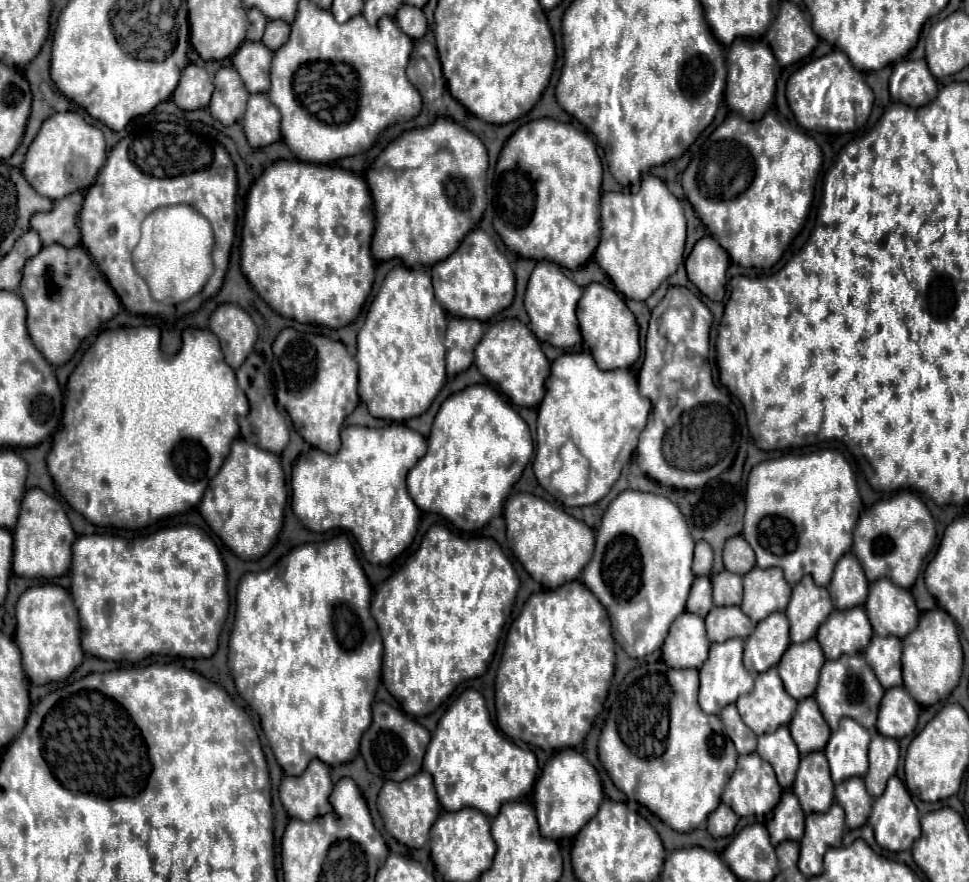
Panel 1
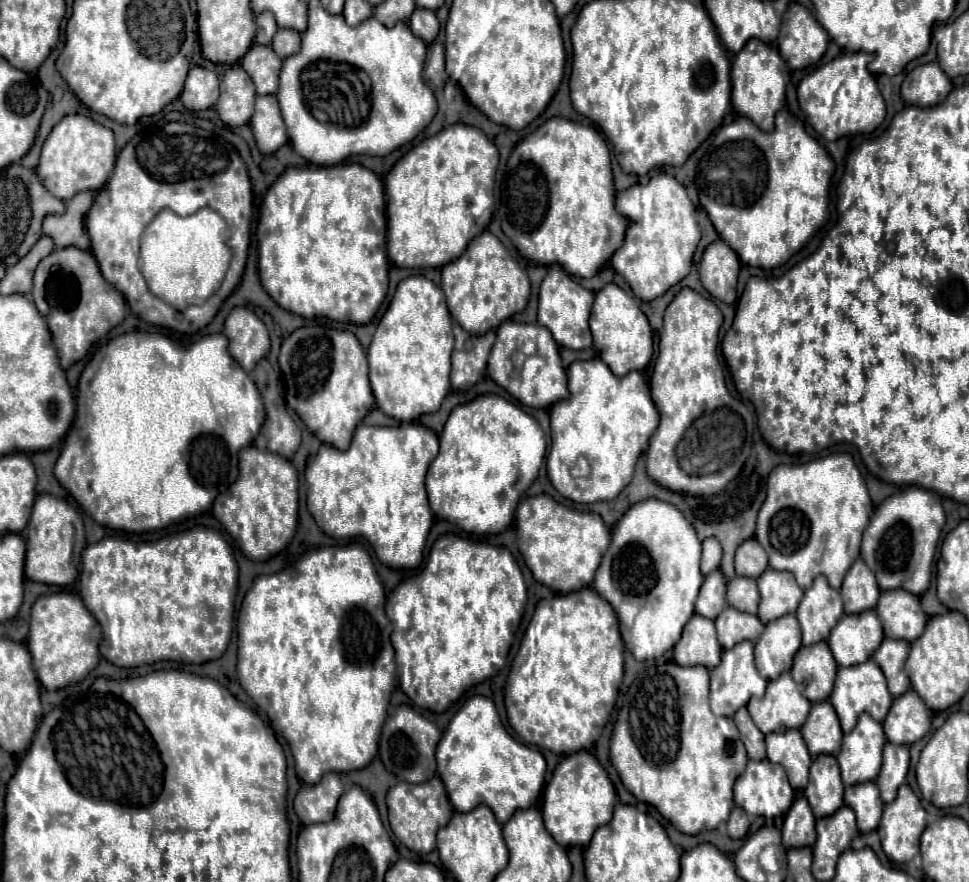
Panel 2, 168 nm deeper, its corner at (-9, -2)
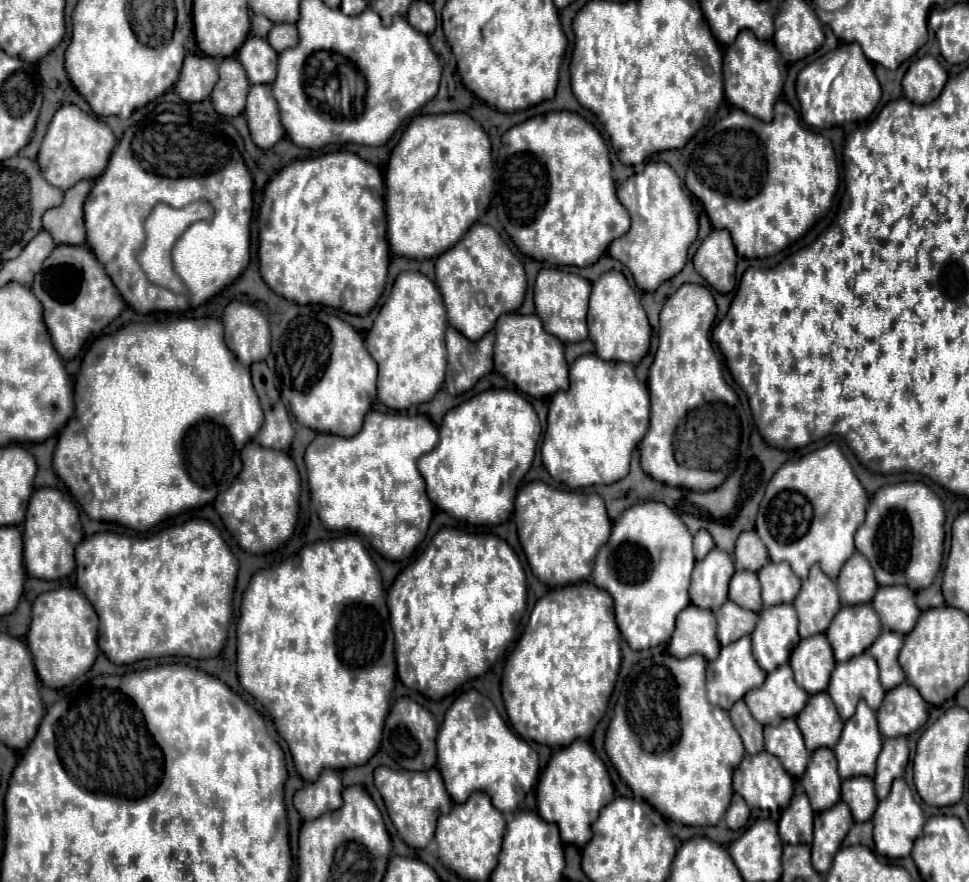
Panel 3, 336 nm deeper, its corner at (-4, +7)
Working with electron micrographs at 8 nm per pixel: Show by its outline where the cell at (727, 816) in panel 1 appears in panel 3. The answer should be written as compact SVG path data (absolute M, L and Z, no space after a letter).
M733 794L731 806L725 812L725 824L727 824L727 828L739 830L739 828L743 828L747 824L747 818L749 818L749 806L745 804L745 800L739 794Z

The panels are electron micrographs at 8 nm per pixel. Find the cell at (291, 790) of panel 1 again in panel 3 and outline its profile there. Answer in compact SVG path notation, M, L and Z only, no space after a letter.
M327 768L321 772L317 782L305 784L301 790L295 792L293 804L303 820L313 820L341 806L341 790L341 774L337 770Z

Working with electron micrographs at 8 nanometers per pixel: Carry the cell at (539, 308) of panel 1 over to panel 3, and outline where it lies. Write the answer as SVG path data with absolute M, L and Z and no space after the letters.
M543 268L535 282L535 310L537 316L543 320L545 330L557 336L561 342L581 342L587 338L587 302L589 302L591 282L557 268Z

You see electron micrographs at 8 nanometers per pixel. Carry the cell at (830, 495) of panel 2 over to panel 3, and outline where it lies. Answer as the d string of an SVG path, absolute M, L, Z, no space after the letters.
M827 444L799 460L785 462L773 474L759 506L755 530L775 564L787 562L805 580L809 568L819 562L821 570L835 580L841 566L855 552L853 536L865 520L867 502L869 496L841 448Z

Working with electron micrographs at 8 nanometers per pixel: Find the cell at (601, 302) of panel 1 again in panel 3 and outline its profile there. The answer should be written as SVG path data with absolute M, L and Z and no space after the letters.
M605 272L597 282L593 282L591 298L589 298L589 314L587 314L589 338L595 344L595 352L603 360L621 360L629 364L639 364L641 358L649 350L651 326L647 322L647 314L621 272Z

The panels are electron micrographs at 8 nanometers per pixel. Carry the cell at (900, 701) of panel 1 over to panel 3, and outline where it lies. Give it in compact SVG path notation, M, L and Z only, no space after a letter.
M907 682L897 686L897 690L889 690L877 710L881 734L897 738L919 730L927 722L927 708L929 704L917 694L917 688Z

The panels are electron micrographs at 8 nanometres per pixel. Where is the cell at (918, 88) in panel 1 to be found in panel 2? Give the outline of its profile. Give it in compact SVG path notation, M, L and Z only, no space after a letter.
M938 63L918 65L914 71L908 73L906 81L902 83L902 97L910 105L918 107L932 107L946 99L952 91L952 81L946 73L938 67Z

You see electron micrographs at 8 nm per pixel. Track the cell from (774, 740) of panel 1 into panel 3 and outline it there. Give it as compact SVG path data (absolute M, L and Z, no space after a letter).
M787 718L779 726L765 726L765 750L781 758L781 764L793 778L803 776L811 754L803 744L795 718Z

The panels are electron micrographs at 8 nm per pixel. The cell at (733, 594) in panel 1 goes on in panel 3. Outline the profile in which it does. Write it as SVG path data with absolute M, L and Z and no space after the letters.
M749 570L735 572L729 582L729 600L737 602L741 608L759 612L763 608L763 604L761 604L757 574L749 572Z

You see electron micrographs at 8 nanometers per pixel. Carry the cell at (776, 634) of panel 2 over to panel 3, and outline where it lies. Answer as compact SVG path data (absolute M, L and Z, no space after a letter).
M777 604L761 610L751 638L753 656L765 672L773 672L789 660L793 646L799 642L797 624L797 612L791 604Z

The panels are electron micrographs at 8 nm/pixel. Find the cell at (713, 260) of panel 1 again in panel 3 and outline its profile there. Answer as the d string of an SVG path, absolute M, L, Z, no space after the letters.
M713 230L699 246L693 258L695 270L717 290L731 292L735 288L737 252L727 230Z

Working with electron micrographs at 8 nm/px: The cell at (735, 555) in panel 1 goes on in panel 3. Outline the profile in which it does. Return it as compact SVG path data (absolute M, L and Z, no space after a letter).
M755 530L741 532L735 544L735 570L757 572L767 562L769 562L767 548L761 542L761 538L757 538L757 532Z

